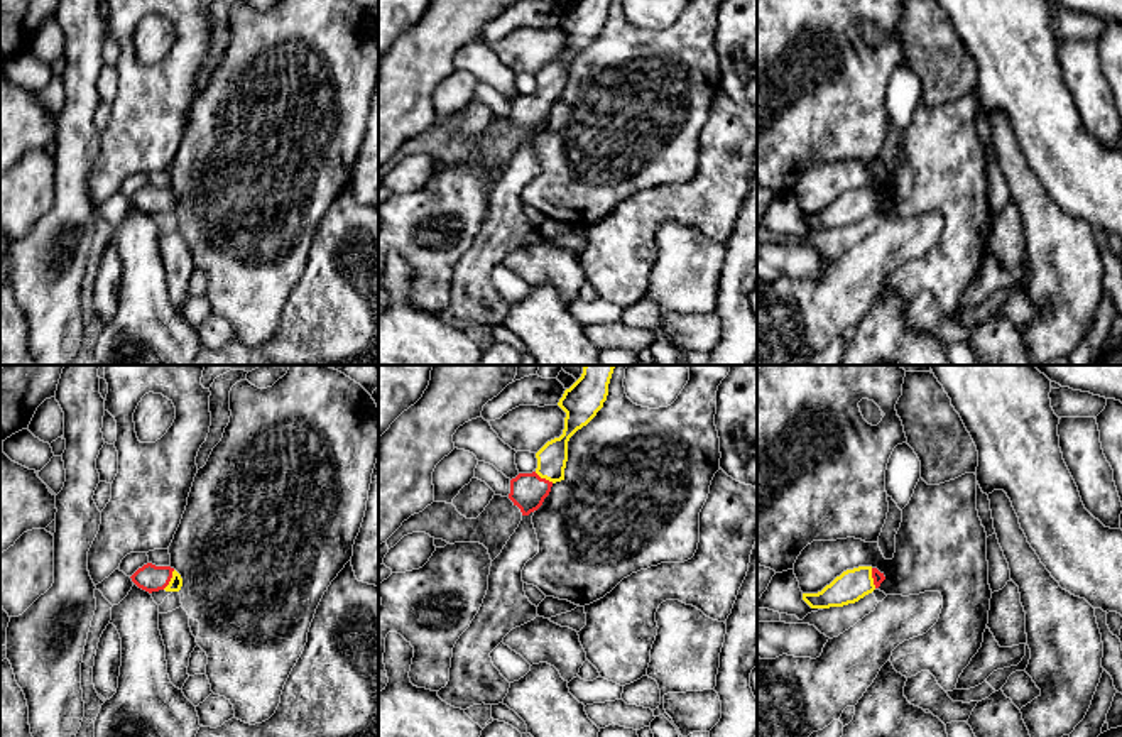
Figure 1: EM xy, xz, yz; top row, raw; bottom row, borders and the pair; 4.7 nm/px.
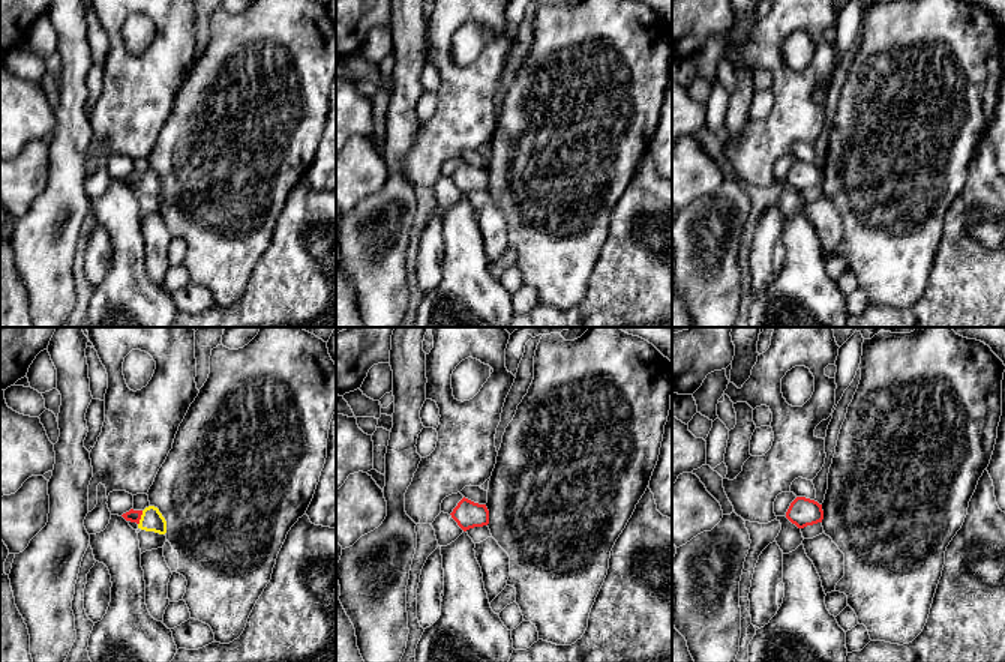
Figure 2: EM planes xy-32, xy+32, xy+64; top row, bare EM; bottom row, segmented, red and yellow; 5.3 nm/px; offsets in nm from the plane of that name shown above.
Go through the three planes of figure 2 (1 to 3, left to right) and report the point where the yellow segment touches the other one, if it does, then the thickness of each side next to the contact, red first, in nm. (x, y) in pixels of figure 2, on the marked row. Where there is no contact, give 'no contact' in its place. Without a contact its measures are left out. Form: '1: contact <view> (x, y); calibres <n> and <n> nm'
1: contact xy-32 (140, 518); calibres 70 and 120 nm
2: no contact
3: no contact

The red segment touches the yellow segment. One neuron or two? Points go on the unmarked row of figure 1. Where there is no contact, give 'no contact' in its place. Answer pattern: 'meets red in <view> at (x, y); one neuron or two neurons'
meets red in xy at (169, 201); one neuron

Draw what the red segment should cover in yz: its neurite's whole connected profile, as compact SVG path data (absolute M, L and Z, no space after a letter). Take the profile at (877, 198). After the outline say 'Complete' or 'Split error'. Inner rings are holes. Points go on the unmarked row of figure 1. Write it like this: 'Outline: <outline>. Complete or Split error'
Outline: M858 188L843 193L818 215L803 215L803 221L811 230L843 228L872 215L884 201L884 194L877 189Z. Split error

